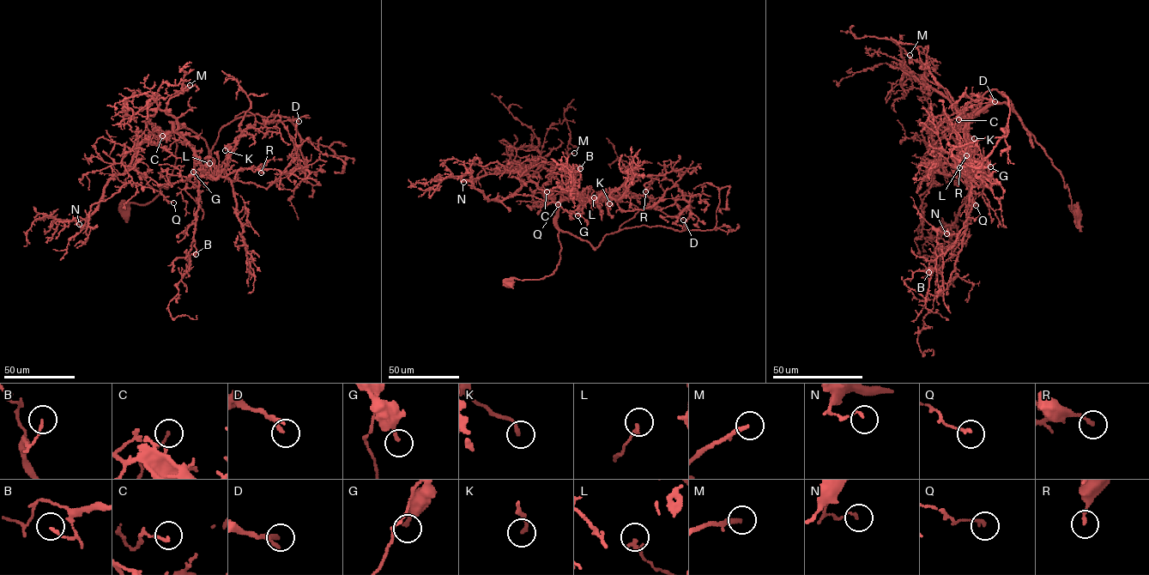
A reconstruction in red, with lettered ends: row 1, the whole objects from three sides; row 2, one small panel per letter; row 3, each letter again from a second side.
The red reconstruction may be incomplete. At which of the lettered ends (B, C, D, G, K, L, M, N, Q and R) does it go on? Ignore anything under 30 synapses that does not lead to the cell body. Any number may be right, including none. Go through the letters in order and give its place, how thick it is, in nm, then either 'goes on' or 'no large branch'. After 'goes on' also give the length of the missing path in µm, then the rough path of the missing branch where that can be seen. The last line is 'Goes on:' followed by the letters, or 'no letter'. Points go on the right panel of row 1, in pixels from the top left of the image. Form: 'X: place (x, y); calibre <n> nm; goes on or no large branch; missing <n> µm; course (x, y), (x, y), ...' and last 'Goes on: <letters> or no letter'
B: place (928, 272); calibre 140 nm; no large branch
C: place (958, 119); calibre 130 nm; no large branch
D: place (994, 101); calibre 140 nm; no large branch
G: place (990, 166); calibre 180 nm; no large branch
K: place (974, 138); calibre 180 nm; no large branch
L: place (966, 155); calibre 220 nm; no large branch
M: place (910, 55); calibre 220 nm; no large branch
N: place (946, 233); calibre 110 nm; no large branch
Q: place (976, 205); calibre 170 nm; no large branch
R: place (959, 167); calibre 180 nm; no large branch
Goes on: no letter

